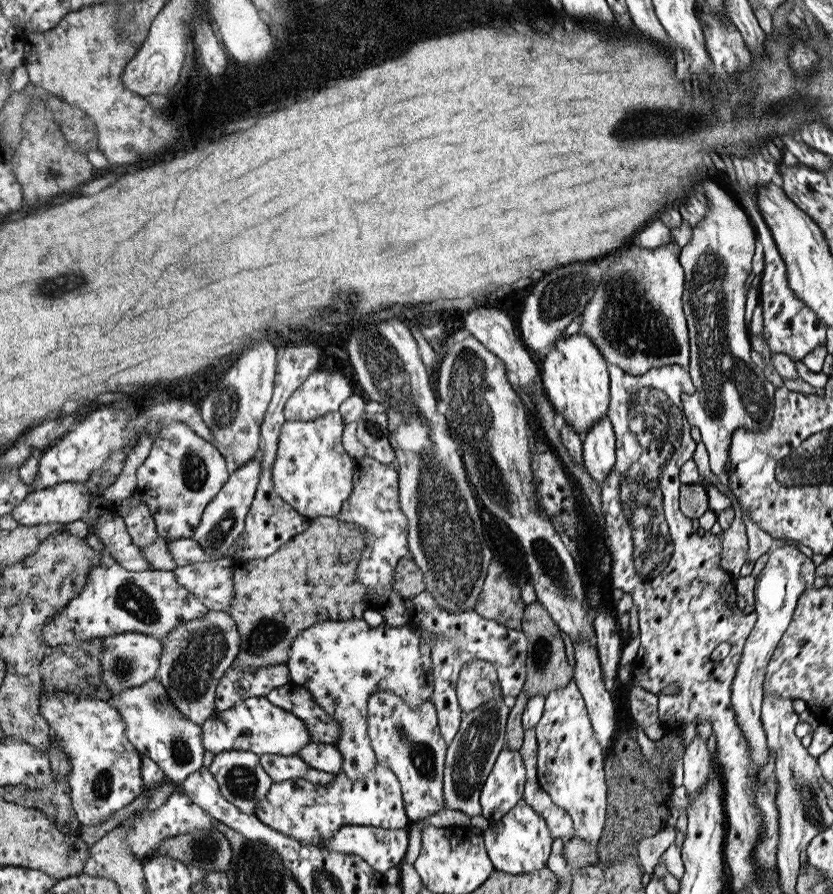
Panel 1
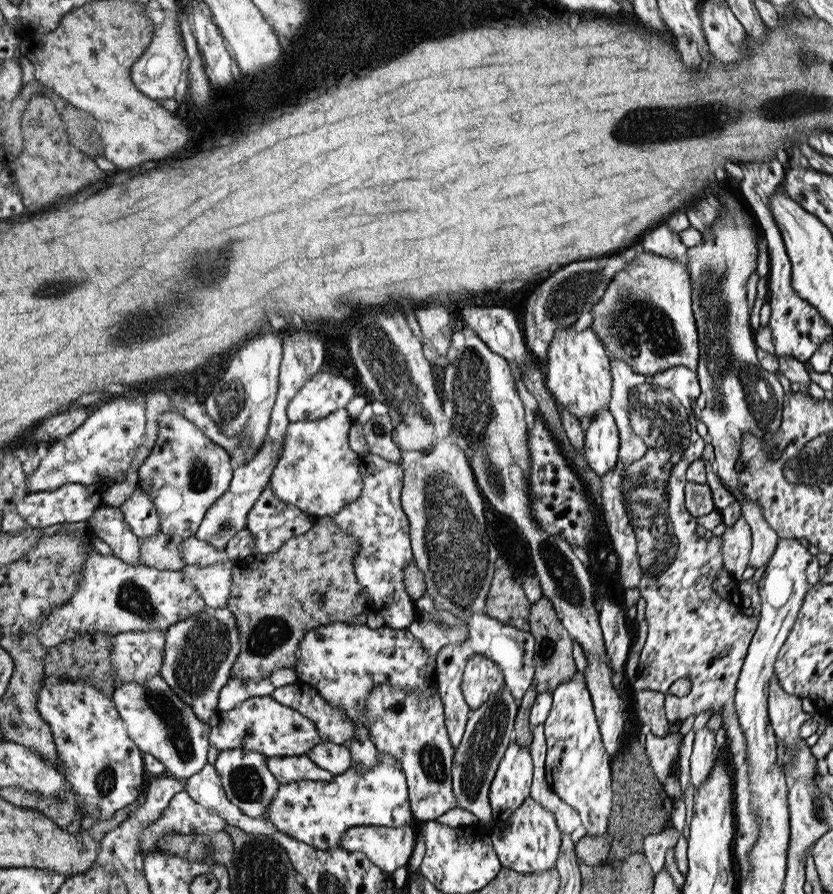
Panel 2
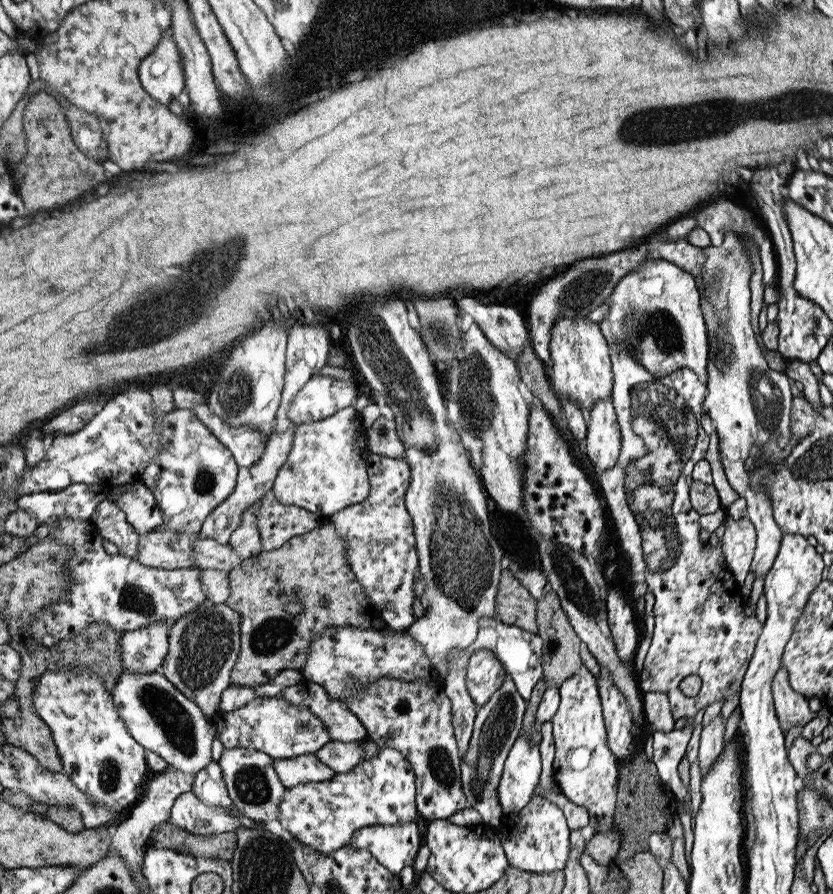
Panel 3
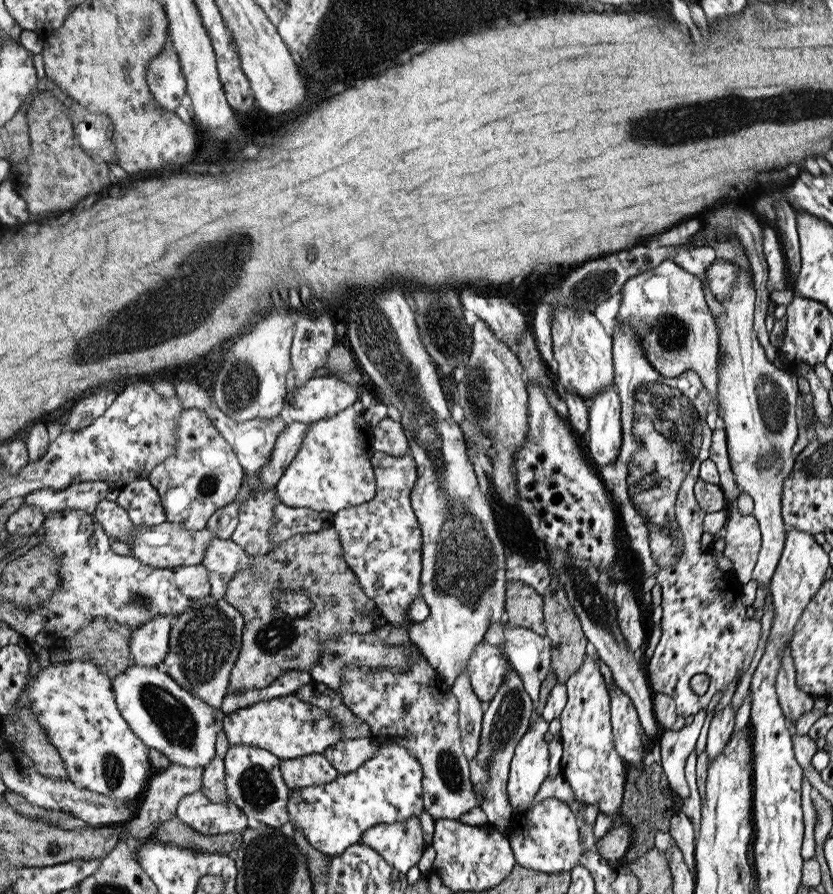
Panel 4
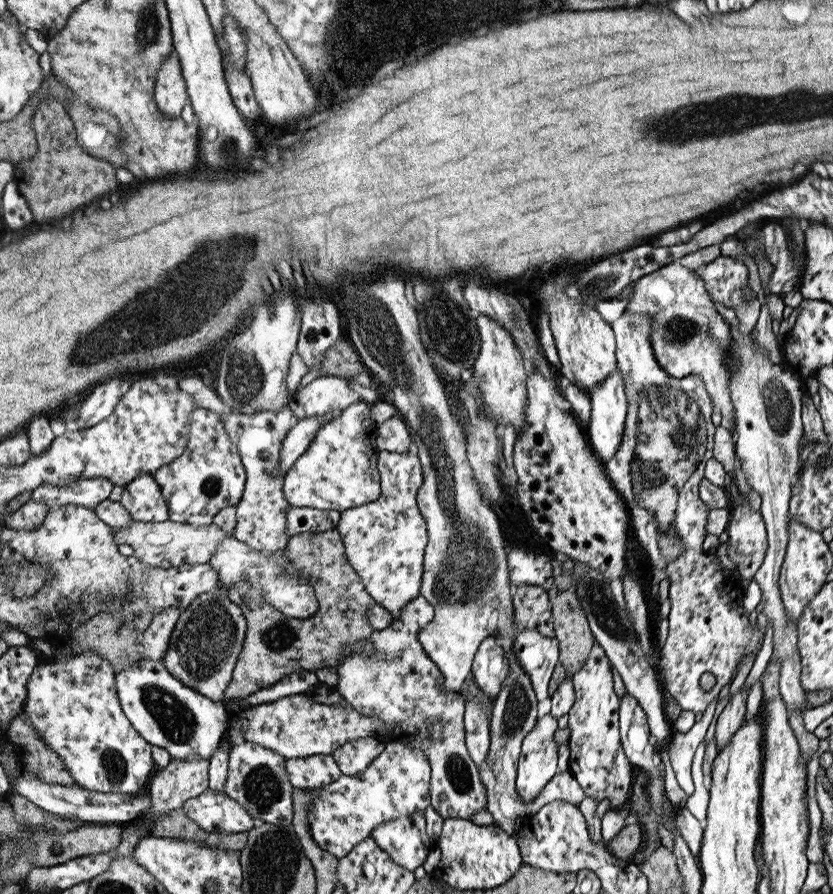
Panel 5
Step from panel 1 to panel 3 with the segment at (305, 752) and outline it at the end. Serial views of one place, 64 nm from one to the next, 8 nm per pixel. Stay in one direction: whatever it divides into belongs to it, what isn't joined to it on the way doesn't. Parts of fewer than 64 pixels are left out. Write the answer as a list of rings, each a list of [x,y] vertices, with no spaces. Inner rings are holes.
[[[355,740],[355,742],[327,742],[323,744],[315,756],[327,766],[331,768],[333,774],[347,774],[351,772],[363,758],[363,750],[361,750],[361,742]]]

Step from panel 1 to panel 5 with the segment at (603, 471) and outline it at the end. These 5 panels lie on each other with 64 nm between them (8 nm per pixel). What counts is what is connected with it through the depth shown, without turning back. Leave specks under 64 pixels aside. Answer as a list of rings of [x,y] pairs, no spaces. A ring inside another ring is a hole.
[[[613,372],[613,376],[605,378],[601,384],[597,384],[591,392],[591,418],[587,424],[587,434],[589,434],[589,442],[593,444],[593,452],[595,456],[607,464],[615,454],[617,448],[621,444],[623,438],[623,424],[625,424],[625,416],[627,416],[627,400],[625,400],[625,392],[623,392],[623,380],[619,376],[619,372]]]

